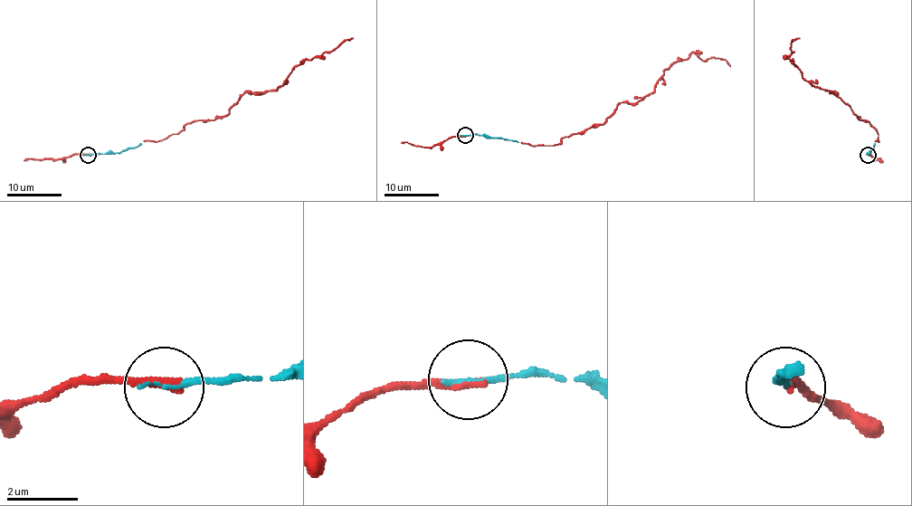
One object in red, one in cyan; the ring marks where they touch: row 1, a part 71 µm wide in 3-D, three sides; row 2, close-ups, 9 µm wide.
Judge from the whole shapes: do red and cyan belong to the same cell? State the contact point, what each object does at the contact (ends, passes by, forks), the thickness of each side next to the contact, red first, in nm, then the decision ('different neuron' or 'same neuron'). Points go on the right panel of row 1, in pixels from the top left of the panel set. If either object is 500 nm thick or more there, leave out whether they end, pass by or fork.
(868, 155) | red ends | cyan ends | 280/150 nm | same neuron

